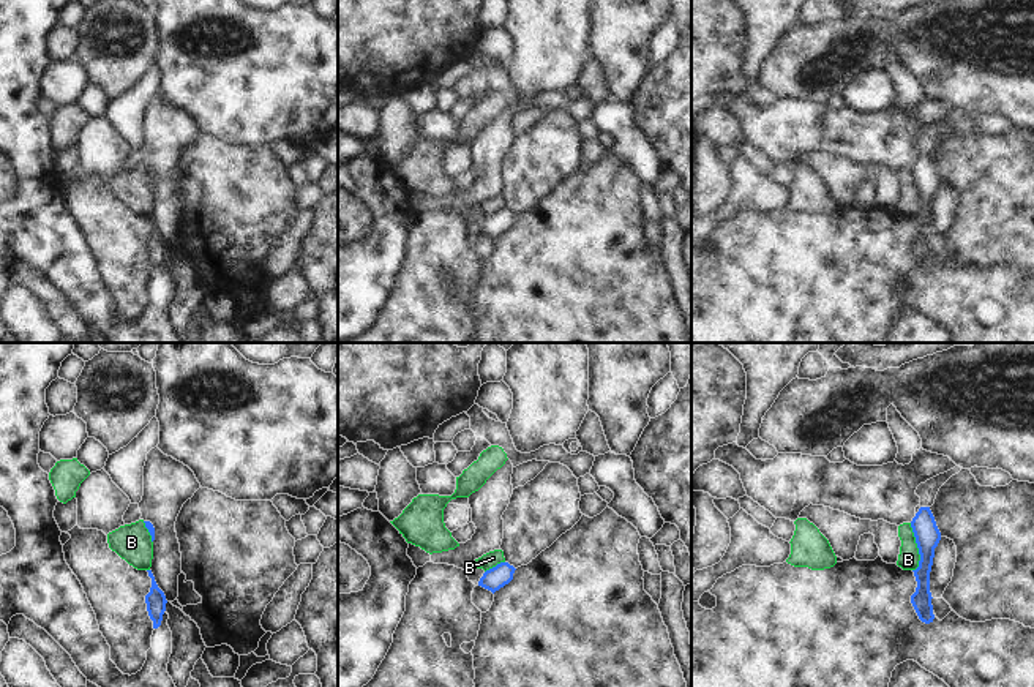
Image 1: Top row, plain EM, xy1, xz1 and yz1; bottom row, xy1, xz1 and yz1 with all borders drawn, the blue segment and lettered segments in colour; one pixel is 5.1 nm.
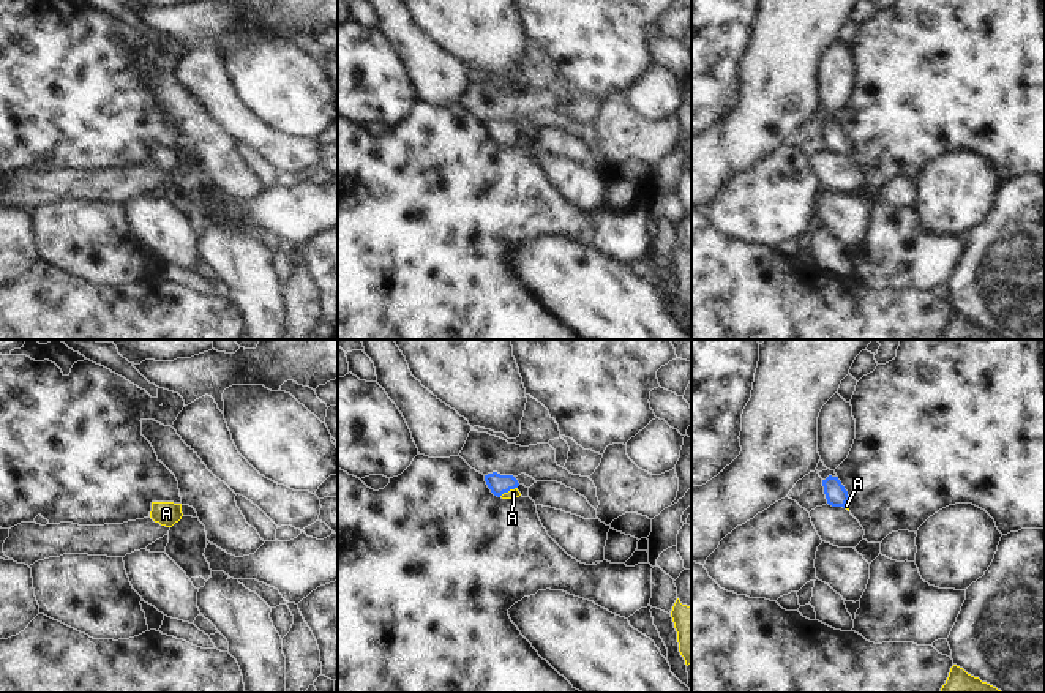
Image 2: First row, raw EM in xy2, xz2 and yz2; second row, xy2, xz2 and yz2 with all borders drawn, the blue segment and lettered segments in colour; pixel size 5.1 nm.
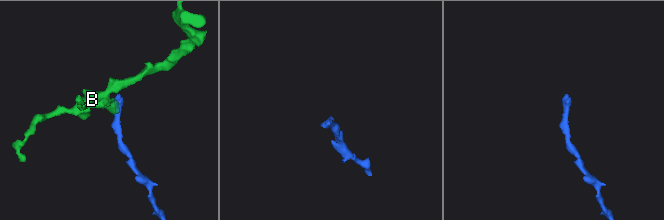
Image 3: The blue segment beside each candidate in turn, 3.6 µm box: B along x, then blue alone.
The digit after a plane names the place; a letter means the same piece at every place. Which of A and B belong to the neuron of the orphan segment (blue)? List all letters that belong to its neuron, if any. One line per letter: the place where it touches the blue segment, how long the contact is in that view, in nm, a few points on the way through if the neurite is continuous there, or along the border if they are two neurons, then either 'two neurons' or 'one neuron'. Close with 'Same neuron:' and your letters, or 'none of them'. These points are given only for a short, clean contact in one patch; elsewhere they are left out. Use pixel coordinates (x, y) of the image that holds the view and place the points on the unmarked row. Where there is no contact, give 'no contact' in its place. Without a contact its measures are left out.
A: meets blue in xz2 at (507, 138); contact 110 nm long; runs through xz2 (498, 130), (507, 138), (513, 139); one neuron
B: meets blue in yz1 at (917, 193); contact 240 nm long; border along yz1 (910, 169), (919, 201), (919, 212), (914, 217); two neurons
Same neuron: A

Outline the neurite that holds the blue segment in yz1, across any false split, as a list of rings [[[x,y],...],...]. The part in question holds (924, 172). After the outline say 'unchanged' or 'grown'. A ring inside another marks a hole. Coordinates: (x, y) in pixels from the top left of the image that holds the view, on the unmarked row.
[[[930,153],[919,155],[919,158],[911,167],[911,174],[920,201],[919,213],[912,216],[917,227],[917,234],[916,238],[911,242],[911,250],[919,265],[925,270],[930,270],[935,265],[931,251],[933,243],[930,238],[930,218],[933,212],[935,194],[941,186],[941,178],[936,172]]]; unchanged

